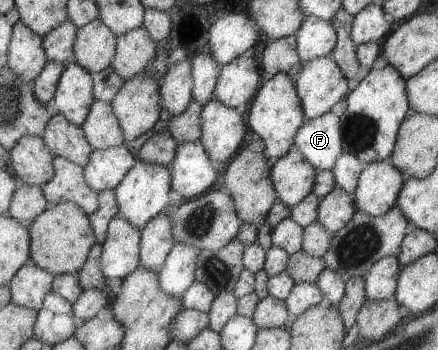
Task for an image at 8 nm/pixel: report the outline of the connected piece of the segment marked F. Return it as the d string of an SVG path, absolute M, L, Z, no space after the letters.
M337 114L307 119L297 130L295 145L303 158L319 171L333 171L337 160L344 154L344 134Z

